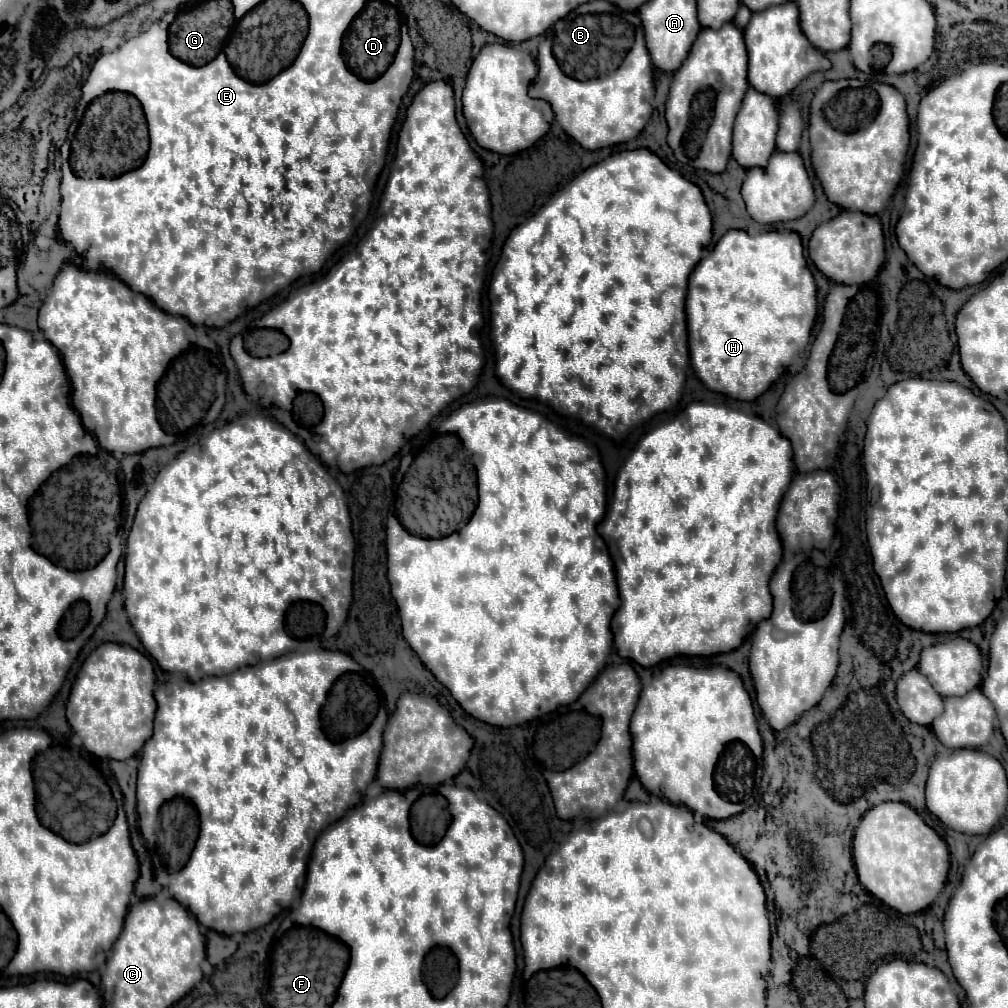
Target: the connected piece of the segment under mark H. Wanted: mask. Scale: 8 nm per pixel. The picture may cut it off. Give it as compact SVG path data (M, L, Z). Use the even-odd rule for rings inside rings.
M730 229L690 275L686 295L690 361L702 383L734 399L752 401L764 393L782 373L786 361L806 349L818 315L816 281L806 265L800 233L764 231L750 237L742 229Z

